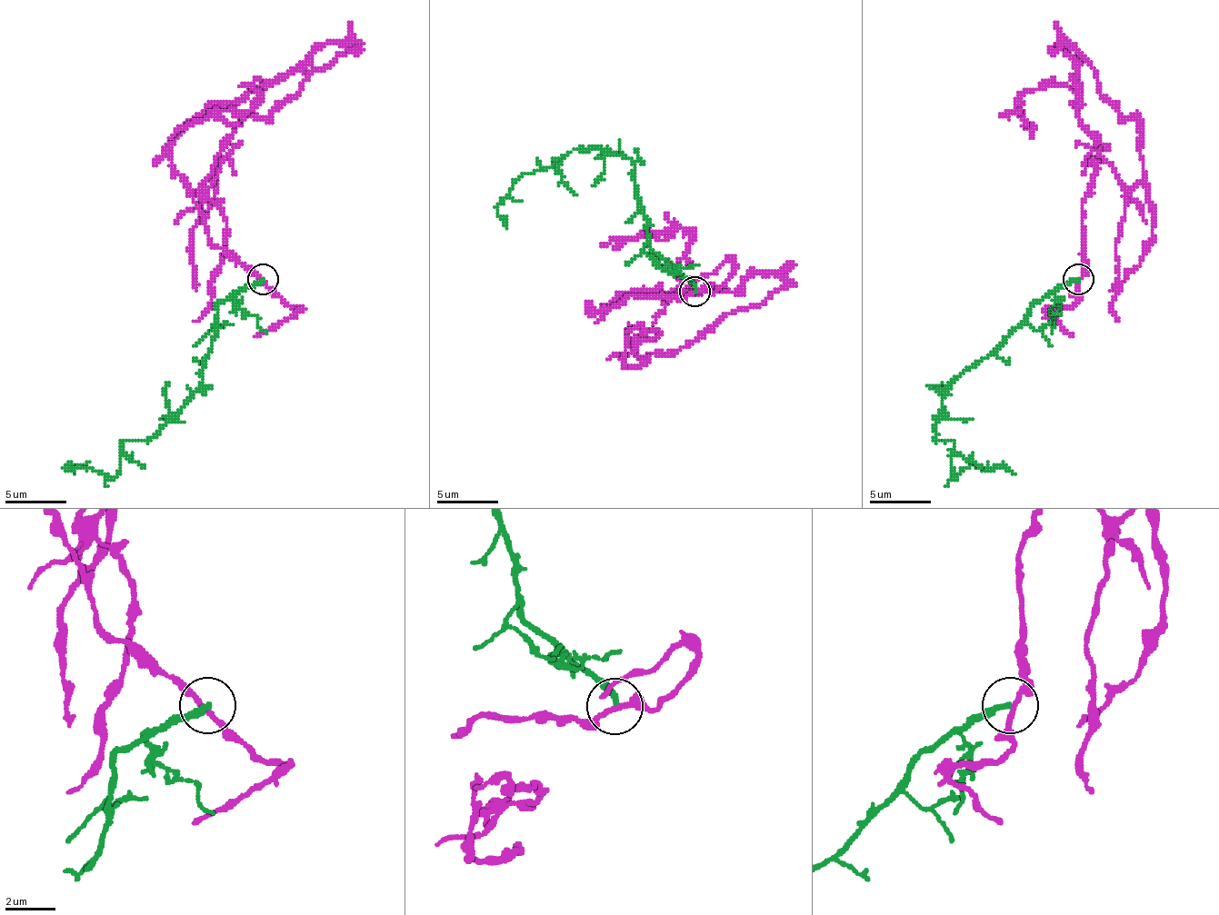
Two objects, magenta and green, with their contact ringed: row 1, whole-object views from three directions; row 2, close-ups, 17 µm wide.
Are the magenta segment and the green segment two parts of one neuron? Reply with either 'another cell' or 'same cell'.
another cell

